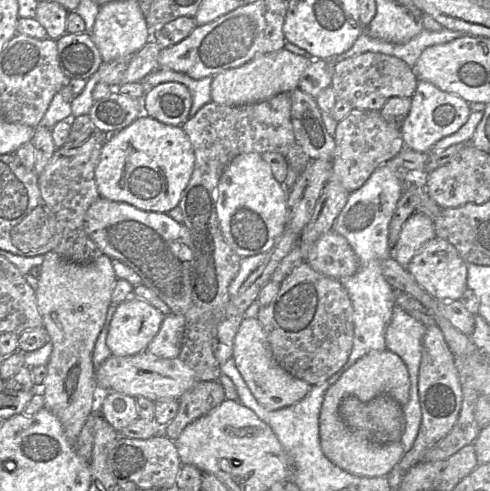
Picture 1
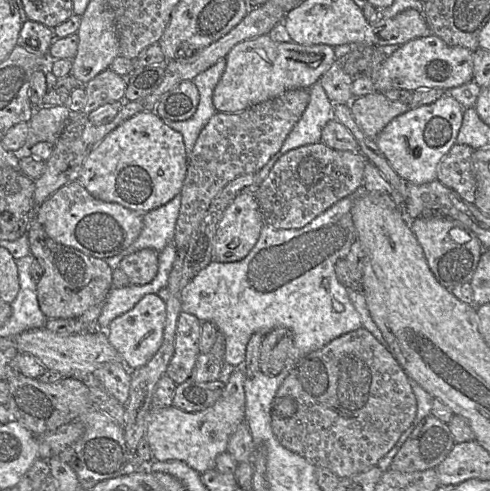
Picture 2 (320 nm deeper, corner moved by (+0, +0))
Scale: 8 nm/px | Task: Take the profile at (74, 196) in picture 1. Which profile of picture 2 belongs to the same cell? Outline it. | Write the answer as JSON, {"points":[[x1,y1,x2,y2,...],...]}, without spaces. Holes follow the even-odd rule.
{"points":[[35,210,26,235,32,257,40,262,44,270,36,283,40,309,47,319,77,319,90,307,103,304,113,287,113,268,102,258,87,255,53,240,37,219]]}

